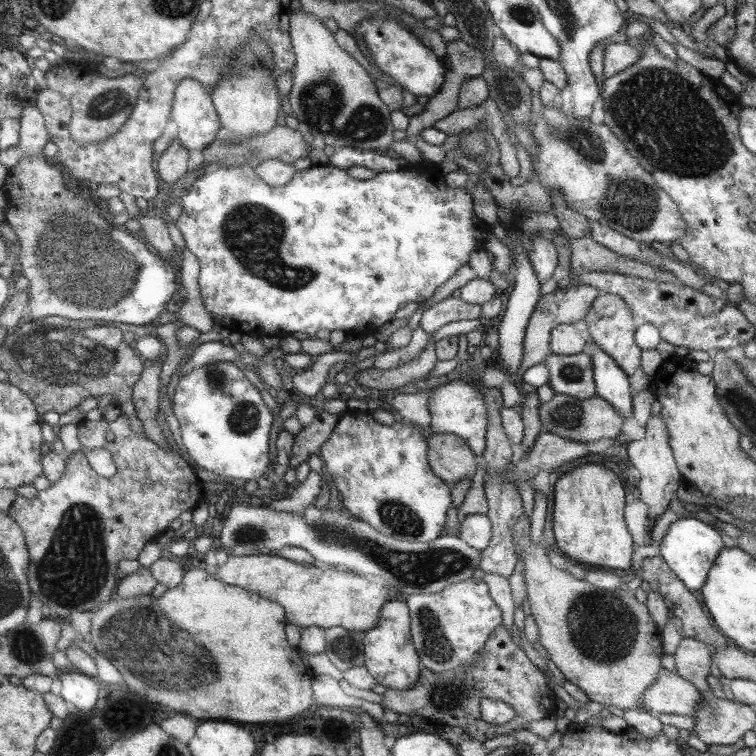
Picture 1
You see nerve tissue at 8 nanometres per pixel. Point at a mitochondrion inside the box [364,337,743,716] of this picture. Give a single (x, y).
(602, 631)

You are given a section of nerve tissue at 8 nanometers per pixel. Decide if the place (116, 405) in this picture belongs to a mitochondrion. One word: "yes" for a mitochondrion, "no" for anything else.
no

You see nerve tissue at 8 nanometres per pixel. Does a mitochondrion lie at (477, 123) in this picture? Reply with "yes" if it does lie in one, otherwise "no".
no

